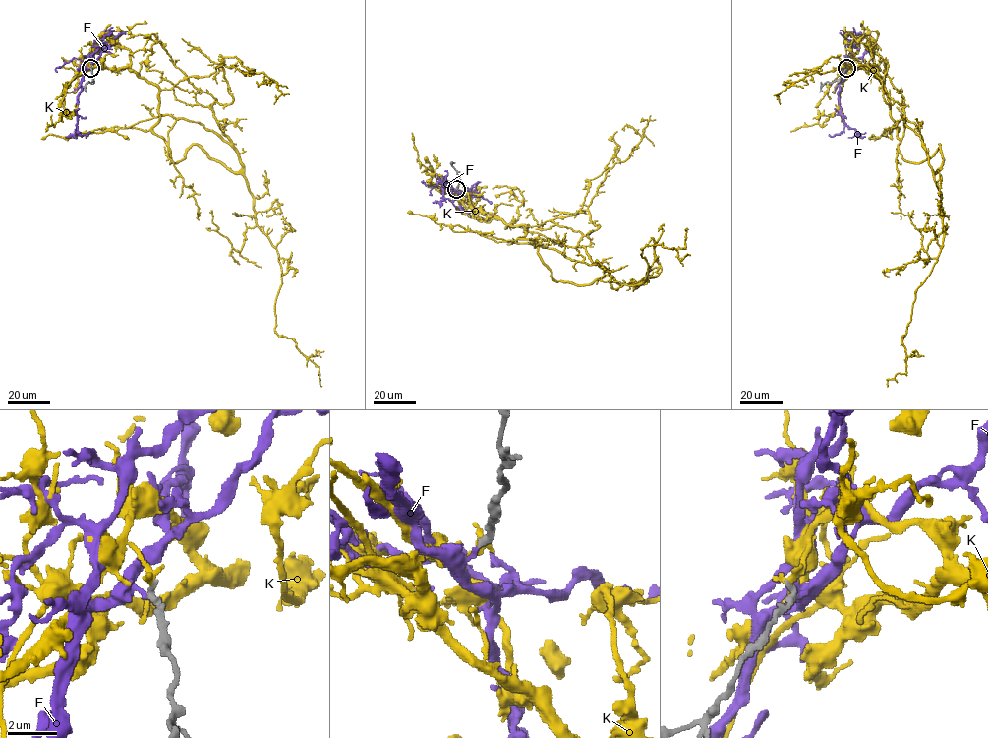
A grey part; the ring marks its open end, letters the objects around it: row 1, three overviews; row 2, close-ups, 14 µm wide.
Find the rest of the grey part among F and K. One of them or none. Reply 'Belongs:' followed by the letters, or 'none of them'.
Belongs: F

